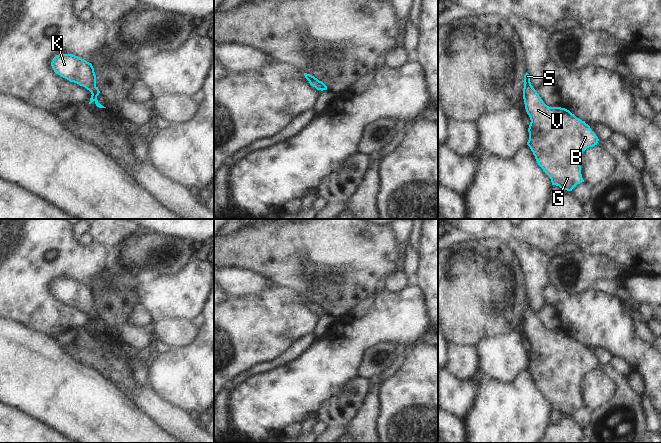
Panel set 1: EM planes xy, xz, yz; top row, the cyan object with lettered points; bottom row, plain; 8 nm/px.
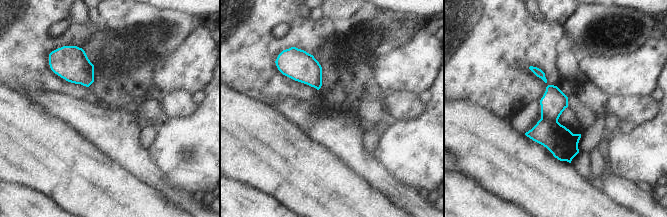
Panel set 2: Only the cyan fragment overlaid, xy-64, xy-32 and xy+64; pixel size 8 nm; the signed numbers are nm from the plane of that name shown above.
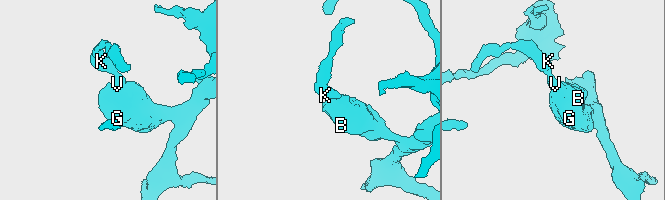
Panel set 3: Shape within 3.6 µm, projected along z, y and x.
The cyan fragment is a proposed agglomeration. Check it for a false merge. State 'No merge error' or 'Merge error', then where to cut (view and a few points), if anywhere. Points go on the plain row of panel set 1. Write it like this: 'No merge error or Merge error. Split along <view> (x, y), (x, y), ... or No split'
No merge error. No split.

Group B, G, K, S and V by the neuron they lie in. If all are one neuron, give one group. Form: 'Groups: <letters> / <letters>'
Groups: B G K S V.

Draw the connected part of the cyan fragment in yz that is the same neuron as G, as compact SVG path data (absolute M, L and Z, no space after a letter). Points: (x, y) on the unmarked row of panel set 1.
M527 296L523 306L525 333L531 344L527 369L538 389L550 401L552 409L559 410L561 414L572 415L577 408L584 406L580 390L582 377L587 372L597 369L599 363L585 345L577 342L569 334L547 330L531 309L530 299Z

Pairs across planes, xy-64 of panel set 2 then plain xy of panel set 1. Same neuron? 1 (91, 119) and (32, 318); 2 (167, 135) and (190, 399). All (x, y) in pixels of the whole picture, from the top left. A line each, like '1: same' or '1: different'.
1: different
2: same

